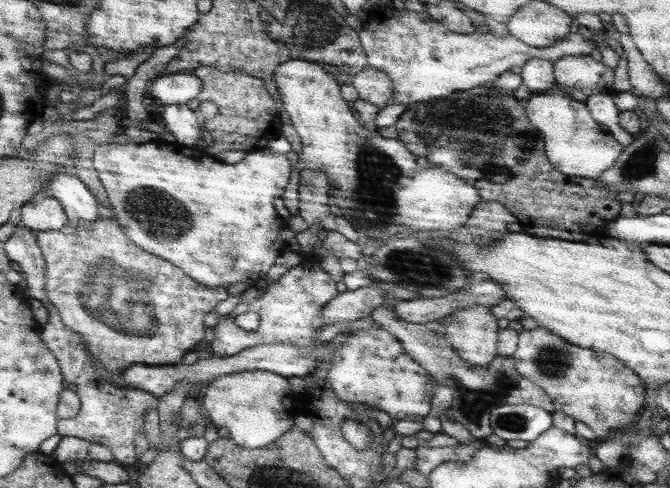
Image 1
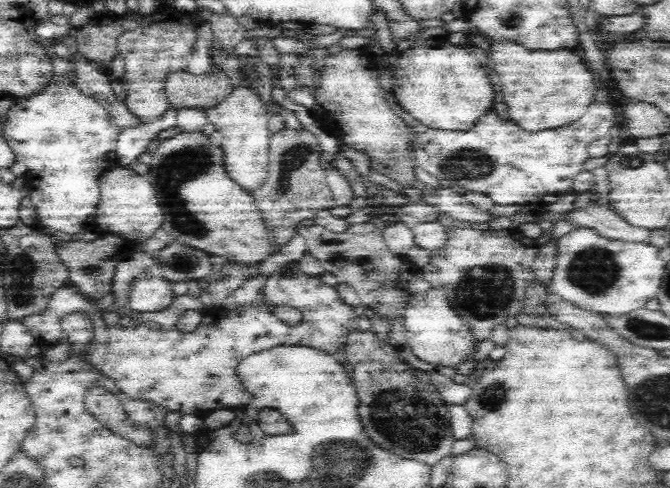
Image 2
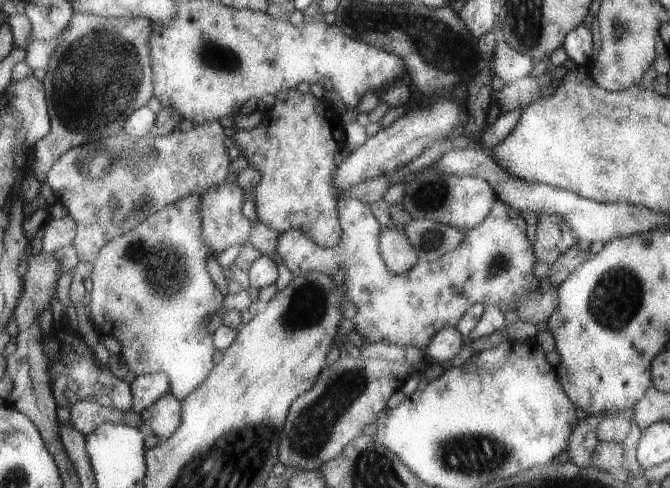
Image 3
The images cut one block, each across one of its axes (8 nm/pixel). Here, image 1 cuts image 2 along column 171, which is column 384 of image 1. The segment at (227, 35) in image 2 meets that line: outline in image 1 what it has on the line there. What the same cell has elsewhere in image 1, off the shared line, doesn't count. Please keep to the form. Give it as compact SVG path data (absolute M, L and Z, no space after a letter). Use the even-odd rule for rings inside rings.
M370 66L353 76L349 83L358 91L361 100L367 100L380 109L390 103L394 94L394 88L386 73Z

